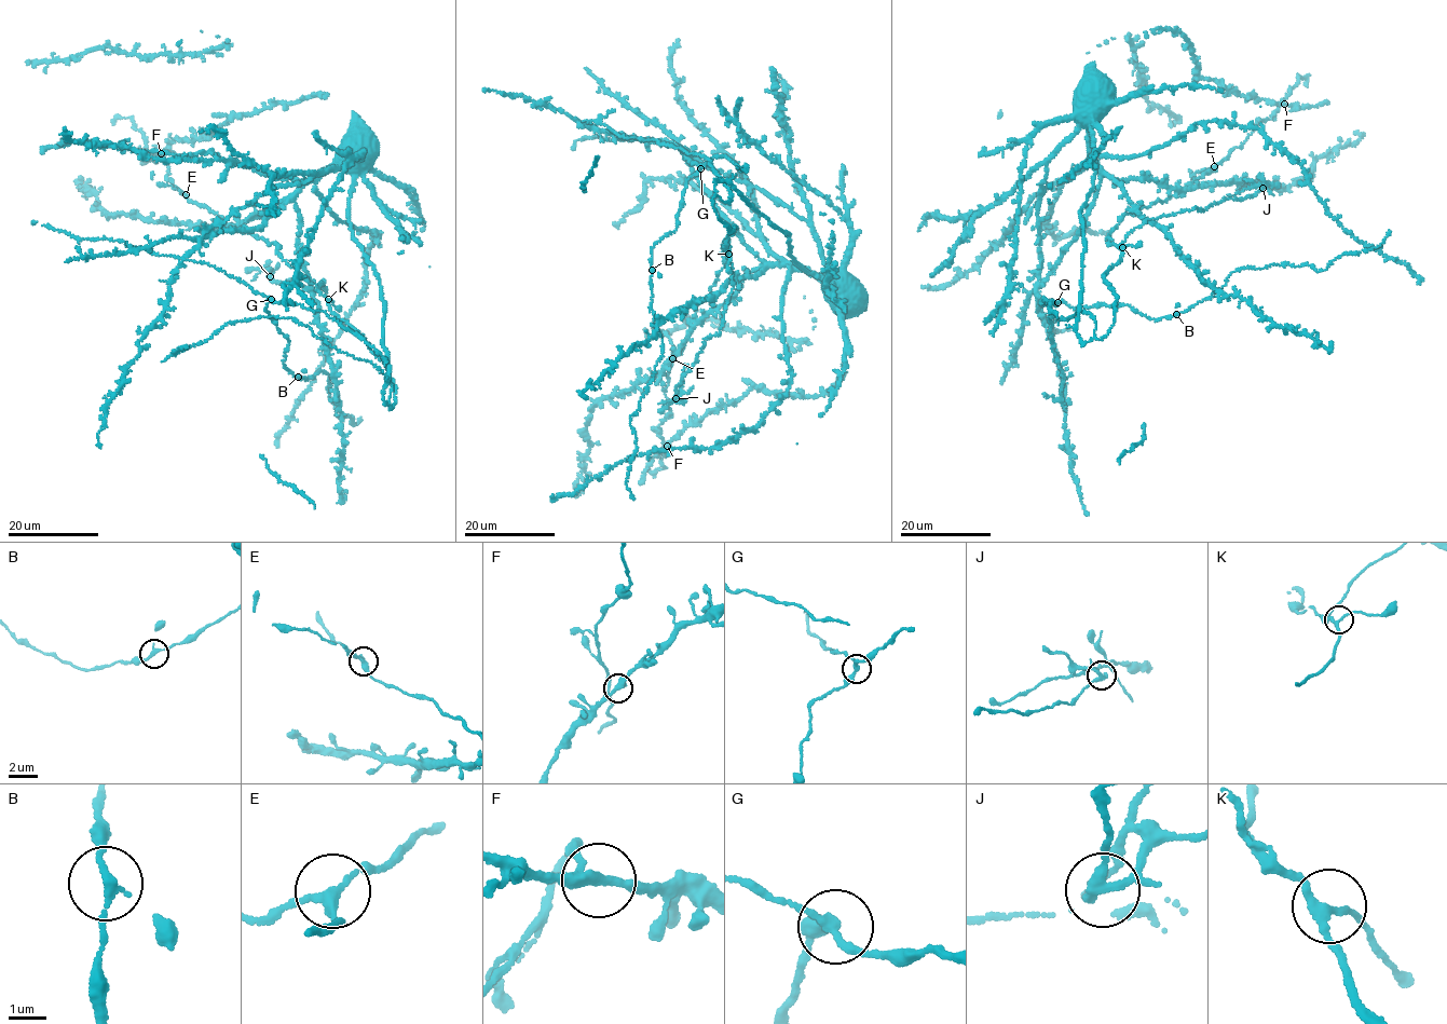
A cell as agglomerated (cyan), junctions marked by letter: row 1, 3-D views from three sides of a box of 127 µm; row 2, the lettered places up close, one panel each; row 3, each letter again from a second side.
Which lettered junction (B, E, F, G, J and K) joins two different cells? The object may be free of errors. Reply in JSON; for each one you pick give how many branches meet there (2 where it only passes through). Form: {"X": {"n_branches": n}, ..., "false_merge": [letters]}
{"J": {"n_branches": 3}, "false_merge": ["J"]}

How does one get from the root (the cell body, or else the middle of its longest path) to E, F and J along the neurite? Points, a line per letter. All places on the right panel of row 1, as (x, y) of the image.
E: (1092, 98), (1092, 150), (1102, 171), (1111, 178), (1148, 178), (1177, 193), (1213, 172), (1214, 166)
F: (1092, 98), (1090, 141), (1102, 171), (1119, 180), (1148, 178), (1177, 193), (1213, 172), (1284, 104)
J: (1092, 98), (1094, 175), (1079, 214), (1076, 331), (1083, 343), (1115, 321), (1103, 275), (1131, 231), (1263, 187)

